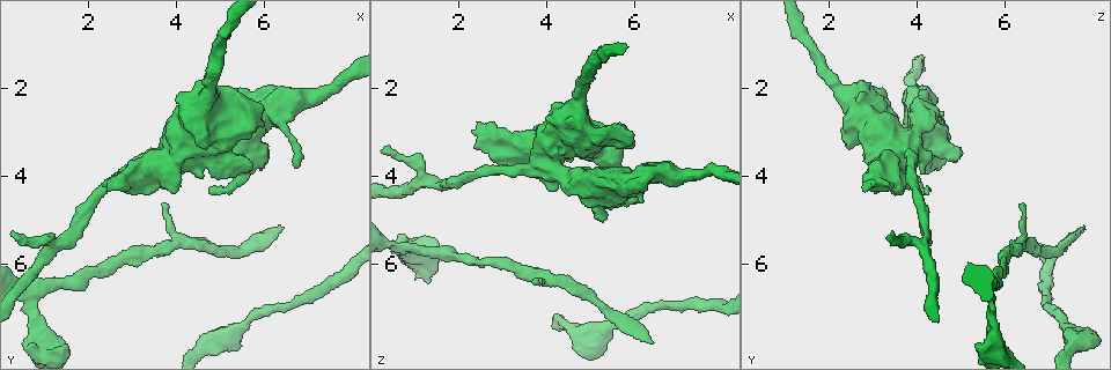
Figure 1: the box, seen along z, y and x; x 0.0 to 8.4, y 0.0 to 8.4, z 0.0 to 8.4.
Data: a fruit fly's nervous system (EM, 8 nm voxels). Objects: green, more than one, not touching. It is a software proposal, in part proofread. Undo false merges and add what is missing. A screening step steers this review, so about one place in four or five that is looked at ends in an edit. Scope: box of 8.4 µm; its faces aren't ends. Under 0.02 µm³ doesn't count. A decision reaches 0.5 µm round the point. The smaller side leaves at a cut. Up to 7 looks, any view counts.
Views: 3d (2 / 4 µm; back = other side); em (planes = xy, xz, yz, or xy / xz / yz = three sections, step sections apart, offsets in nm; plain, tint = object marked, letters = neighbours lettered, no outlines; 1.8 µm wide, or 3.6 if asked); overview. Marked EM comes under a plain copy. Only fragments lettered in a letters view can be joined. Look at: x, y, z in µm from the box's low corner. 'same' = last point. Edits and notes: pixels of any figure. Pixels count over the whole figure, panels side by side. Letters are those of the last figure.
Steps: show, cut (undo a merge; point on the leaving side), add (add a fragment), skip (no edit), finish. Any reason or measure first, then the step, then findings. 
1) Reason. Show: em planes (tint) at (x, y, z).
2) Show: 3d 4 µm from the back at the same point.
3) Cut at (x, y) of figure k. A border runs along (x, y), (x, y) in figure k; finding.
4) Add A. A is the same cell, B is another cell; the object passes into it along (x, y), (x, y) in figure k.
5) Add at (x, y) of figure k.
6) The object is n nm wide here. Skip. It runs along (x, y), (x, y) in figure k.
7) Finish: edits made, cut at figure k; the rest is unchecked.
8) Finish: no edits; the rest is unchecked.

Sudden change in width. Show: em 3.6 µm yz step 16 (tint) at (4.05, 3.20, 3.75).

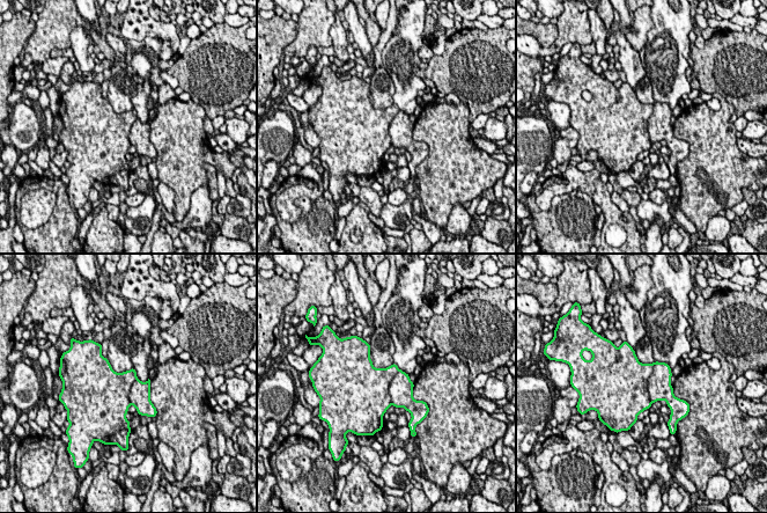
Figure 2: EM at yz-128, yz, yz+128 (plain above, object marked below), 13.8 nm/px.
Show: em 3.6 µm planes (letters) at the same point.

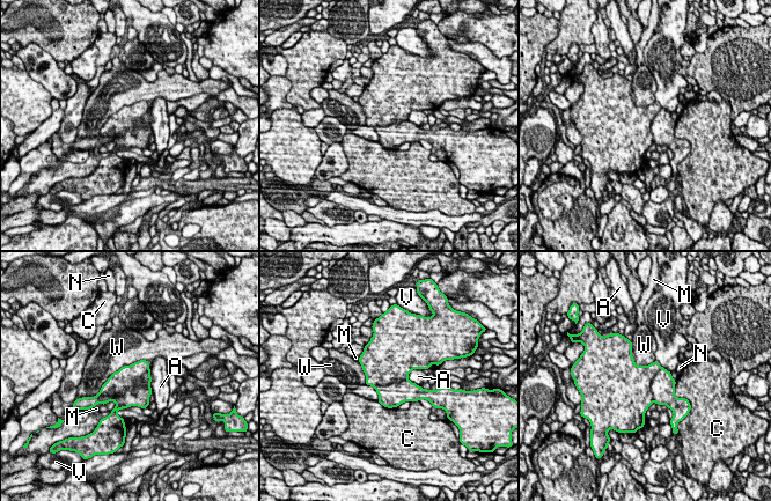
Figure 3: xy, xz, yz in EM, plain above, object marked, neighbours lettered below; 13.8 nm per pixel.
The object is 550 nm wide here. Cut at (662, 387) of figure 3. A, C, M, N, V and W are other cells; a border runs along (661, 367), (651, 383), (652, 400) in figure 3; two neurons meet here.

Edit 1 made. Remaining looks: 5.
End of a long branch. Show: em planes (letters) at (6.40, 5.20, 7.70).

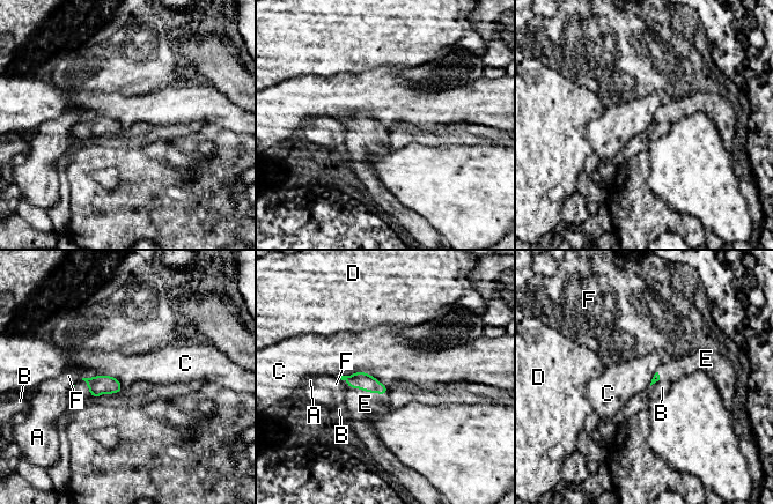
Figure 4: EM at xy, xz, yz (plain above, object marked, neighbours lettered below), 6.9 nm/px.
The longest contact is with C, 360 nm. Add E. E is the same cell, A, B, C, D and F are other cells; the neuron continues.

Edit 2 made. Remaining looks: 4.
Redraw. Show: overview.

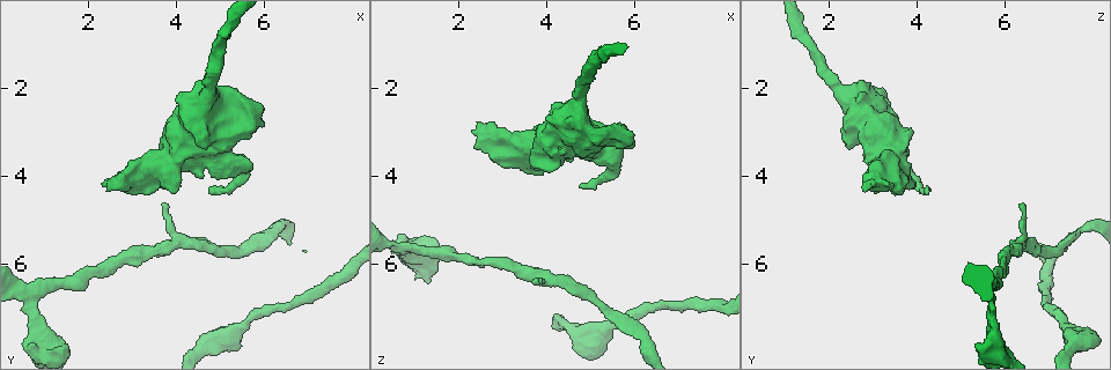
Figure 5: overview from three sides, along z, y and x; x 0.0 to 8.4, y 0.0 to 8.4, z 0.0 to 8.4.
Show: em yz step 4 (letters) at (2.45, 4.30, 2.80).

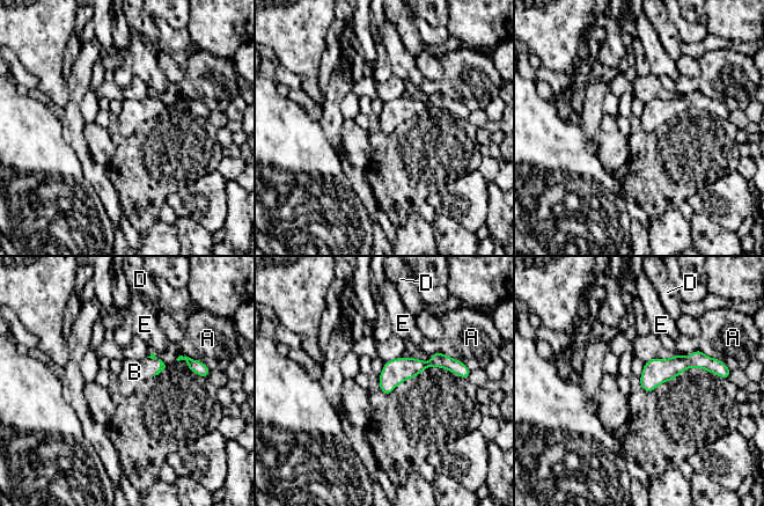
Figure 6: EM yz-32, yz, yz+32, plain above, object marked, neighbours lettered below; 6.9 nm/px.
The longest contact is with A, 180 nm. Add B. B is the same cell, A, D and E are other cells; the object passes into it along (162, 366), (160, 364), (134, 372) in figure 6; the neuron continues.

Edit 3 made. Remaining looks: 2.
Finish: edits made, cut at figure 3, add at figure 4, add at figure 6; the rest is unchecked.

